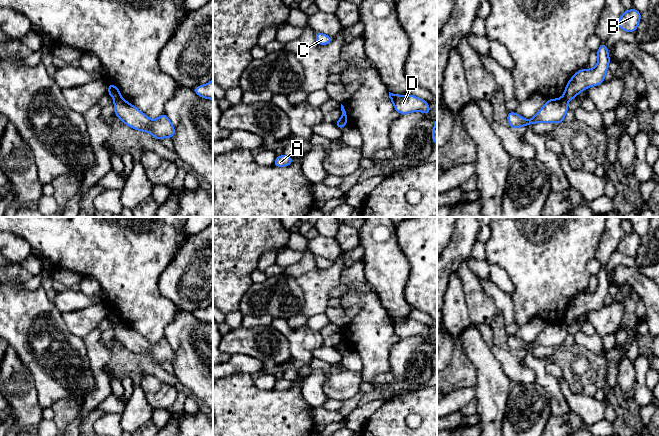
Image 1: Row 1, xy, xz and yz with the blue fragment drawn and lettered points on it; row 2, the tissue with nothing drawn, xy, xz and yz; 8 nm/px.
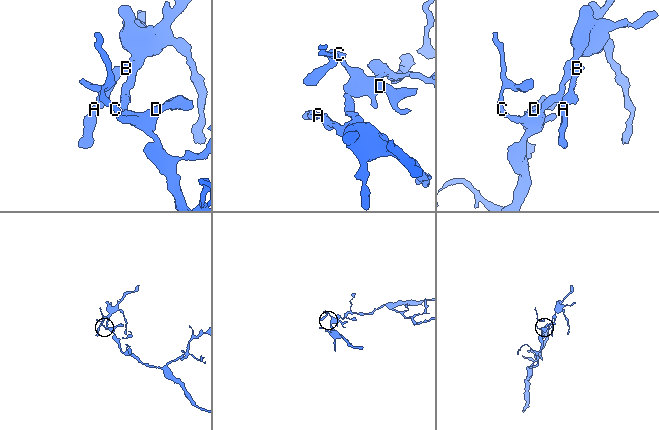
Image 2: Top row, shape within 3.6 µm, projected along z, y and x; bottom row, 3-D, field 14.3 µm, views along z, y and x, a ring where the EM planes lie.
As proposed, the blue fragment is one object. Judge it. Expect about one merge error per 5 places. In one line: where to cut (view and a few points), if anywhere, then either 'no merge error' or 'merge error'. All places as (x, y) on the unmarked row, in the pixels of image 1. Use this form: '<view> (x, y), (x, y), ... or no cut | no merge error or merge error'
xy (121, 321), (115, 324) | merge error

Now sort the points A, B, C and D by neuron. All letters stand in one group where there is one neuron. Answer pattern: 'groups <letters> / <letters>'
groups A B / C D

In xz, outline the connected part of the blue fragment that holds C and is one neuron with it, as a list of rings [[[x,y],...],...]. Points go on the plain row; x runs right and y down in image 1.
[[[315,256],[315,263],[319,269],[327,269],[332,266],[333,261],[325,259],[323,257]]]

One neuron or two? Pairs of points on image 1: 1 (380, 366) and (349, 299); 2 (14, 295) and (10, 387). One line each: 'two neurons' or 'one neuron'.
1: one neuron
2: two neurons

